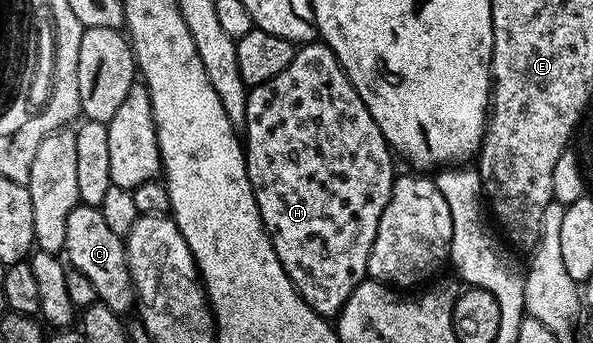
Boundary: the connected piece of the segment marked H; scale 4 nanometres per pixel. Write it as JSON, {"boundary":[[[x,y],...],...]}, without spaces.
{"boundary":[[[293,63],[274,79],[249,88],[246,99],[246,119],[242,126],[244,162],[250,179],[250,187],[254,191],[254,199],[258,203],[264,230],[268,232],[268,238],[274,247],[274,255],[278,255],[278,263],[282,263],[286,275],[292,280],[292,285],[302,300],[321,317],[332,319],[339,314],[346,299],[350,299],[354,287],[358,287],[368,277],[370,247],[374,247],[380,220],[390,203],[392,183],[396,180],[398,173],[397,170],[392,170],[393,150],[382,135],[378,123],[374,123],[374,115],[370,115],[366,103],[362,103],[358,91],[350,83],[348,76],[344,74],[343,67],[335,63],[329,63],[329,65],[300,64]]]}

